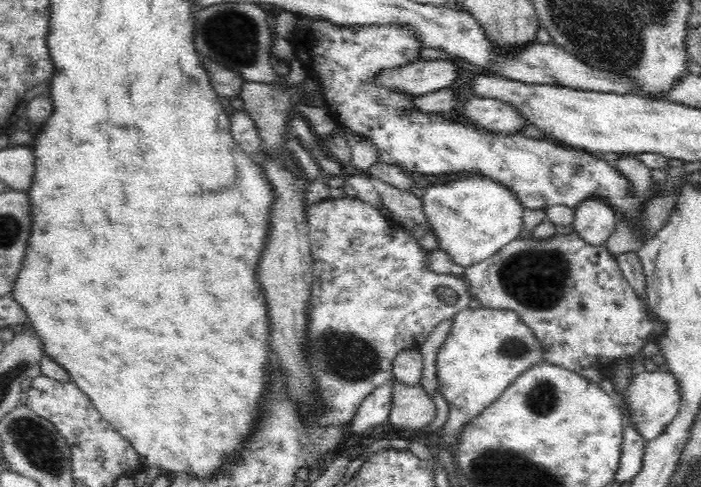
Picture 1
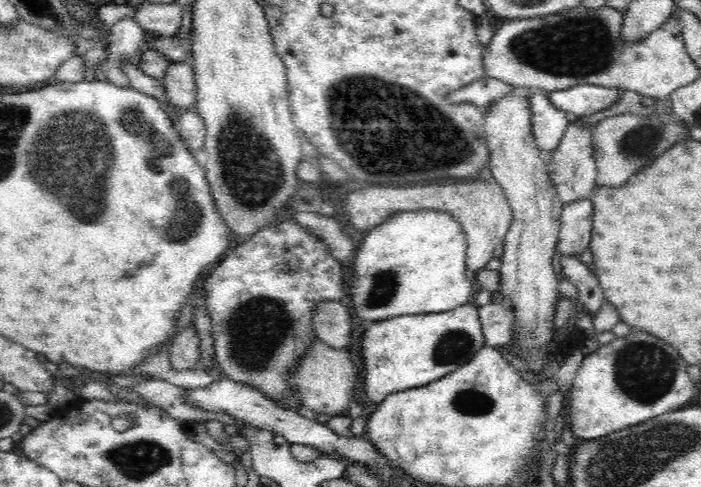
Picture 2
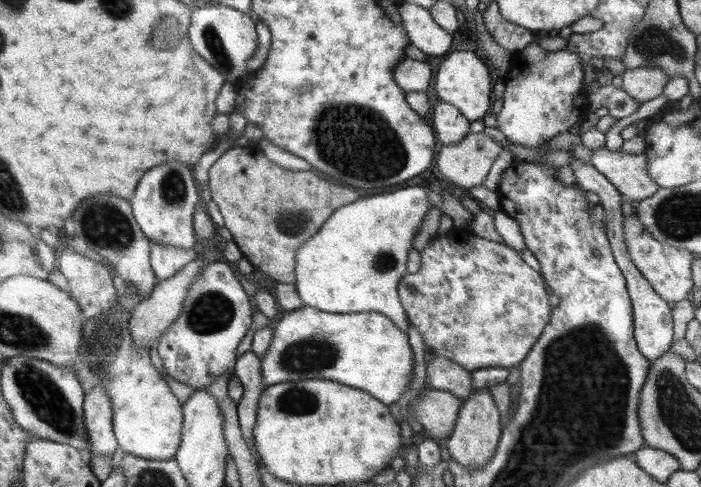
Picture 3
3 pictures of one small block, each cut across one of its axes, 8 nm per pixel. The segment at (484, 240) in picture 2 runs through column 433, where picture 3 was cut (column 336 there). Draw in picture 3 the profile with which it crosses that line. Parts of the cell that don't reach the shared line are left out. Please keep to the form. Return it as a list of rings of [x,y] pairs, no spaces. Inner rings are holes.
[[[233,146],[226,150],[209,169],[211,199],[218,205],[226,228],[244,258],[254,269],[272,276],[278,283],[296,284],[296,250],[318,232],[328,217],[342,204],[358,200],[350,188],[326,182],[312,171],[289,170],[271,161],[259,146]]]

